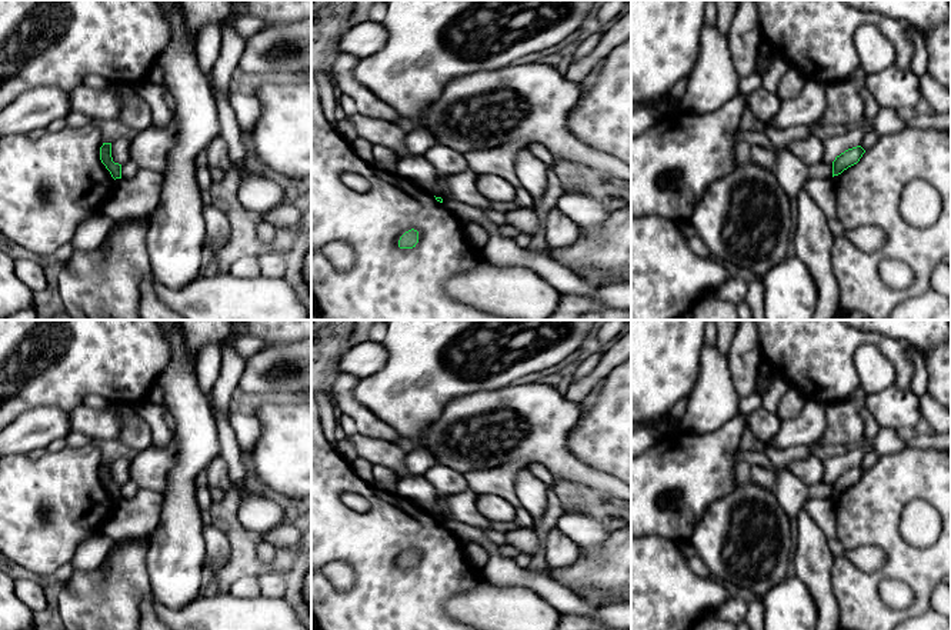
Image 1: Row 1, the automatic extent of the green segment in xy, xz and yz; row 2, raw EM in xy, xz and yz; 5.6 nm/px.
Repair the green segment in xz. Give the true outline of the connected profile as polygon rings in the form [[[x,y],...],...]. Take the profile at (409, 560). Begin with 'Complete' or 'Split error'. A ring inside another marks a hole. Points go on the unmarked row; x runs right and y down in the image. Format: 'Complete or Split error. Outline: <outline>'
Complete. Outline: [[[411,549],[406,551],[400,560],[398,560],[398,567],[400,569],[413,569],[418,563],[418,551]]]

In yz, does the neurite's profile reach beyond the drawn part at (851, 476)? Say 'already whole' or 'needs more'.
already whole

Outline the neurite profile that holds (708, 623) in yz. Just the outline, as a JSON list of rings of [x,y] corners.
[[[717,617],[701,619],[693,630],[737,630],[737,624]]]

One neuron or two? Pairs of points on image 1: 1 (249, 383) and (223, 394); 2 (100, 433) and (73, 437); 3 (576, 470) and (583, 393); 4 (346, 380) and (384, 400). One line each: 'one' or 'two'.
1: two
2: two
3: two
4: two

